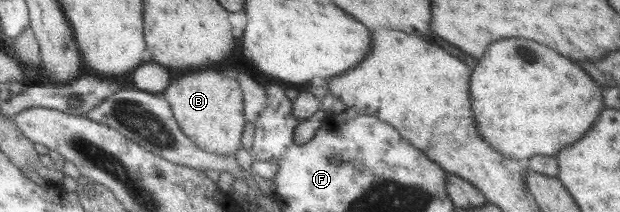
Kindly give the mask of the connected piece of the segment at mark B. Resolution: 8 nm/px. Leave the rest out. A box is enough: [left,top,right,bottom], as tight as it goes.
[162,68,246,155]

